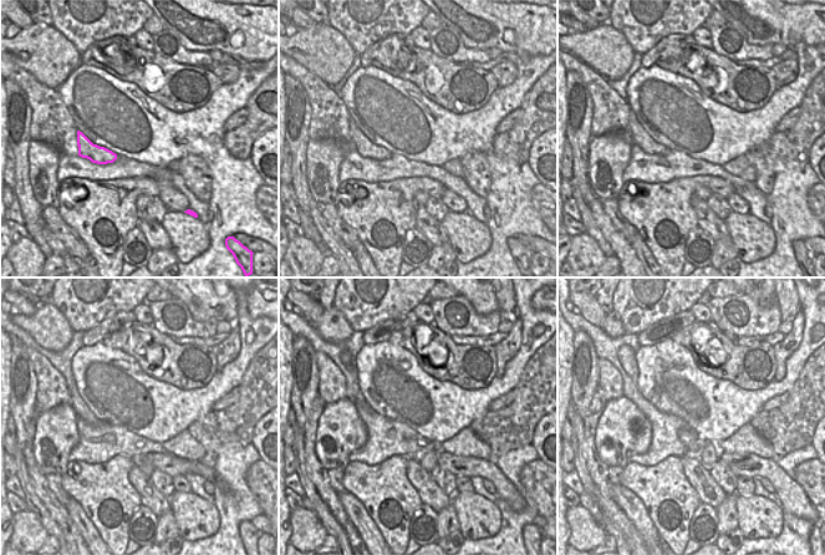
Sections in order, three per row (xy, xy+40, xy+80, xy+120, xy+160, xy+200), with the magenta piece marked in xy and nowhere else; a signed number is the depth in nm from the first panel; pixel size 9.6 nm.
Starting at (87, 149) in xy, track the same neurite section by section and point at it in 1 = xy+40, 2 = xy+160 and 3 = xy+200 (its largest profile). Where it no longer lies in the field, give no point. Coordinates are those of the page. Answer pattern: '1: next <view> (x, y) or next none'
1: next xy+40 (363, 146)
2: next xy+160 (346, 359)
3: next xy+200 (626, 355)

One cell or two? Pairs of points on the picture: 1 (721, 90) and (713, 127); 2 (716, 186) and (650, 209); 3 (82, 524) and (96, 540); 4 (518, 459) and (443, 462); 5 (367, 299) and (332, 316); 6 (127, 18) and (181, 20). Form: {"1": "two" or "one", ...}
{"1": "two", "2": "one", "3": "one", "4": "two", "5": "two", "6": "two"}

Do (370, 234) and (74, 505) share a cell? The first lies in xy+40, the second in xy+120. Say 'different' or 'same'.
different

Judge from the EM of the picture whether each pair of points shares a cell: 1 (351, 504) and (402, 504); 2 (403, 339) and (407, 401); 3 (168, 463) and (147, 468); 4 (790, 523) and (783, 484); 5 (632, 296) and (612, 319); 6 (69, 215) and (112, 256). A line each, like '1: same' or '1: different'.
1: different
2: different
3: different
4: different
5: different
6: same

